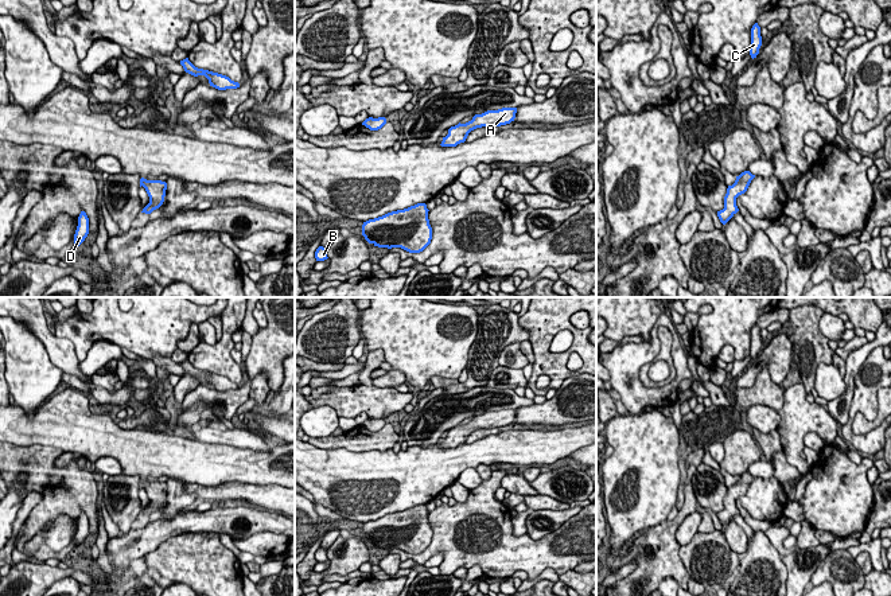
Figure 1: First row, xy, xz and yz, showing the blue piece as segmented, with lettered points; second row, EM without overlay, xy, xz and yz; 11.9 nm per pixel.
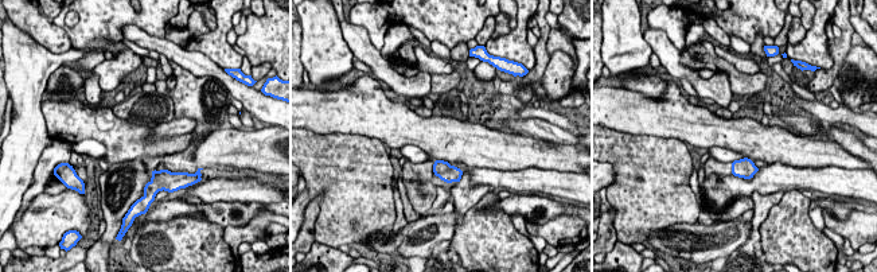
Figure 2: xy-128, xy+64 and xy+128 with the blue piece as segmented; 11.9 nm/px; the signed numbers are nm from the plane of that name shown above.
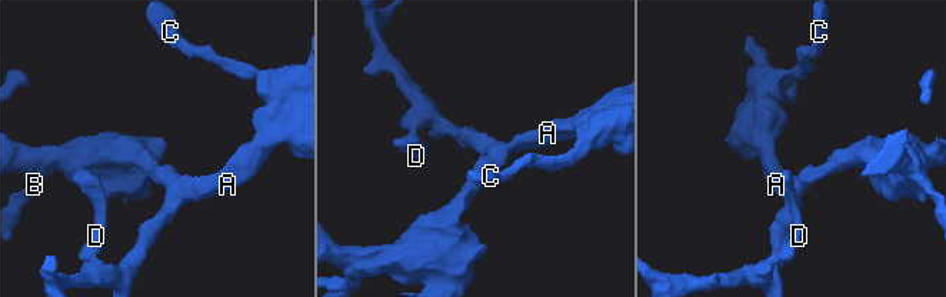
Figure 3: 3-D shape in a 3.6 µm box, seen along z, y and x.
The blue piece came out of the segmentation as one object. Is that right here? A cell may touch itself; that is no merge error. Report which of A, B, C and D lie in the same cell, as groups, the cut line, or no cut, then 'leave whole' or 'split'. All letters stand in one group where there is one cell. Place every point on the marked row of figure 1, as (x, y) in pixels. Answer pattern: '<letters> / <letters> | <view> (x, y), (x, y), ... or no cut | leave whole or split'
A B C D | no cut | leave whole

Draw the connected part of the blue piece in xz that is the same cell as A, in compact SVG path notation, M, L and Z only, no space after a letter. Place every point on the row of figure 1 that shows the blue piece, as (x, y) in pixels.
M502 108L498 110L487 110L482 114L475 114L471 121L466 124L458 124L448 129L448 135L443 137L441 147L456 147L464 143L468 133L482 126L501 126L514 121L517 108Z

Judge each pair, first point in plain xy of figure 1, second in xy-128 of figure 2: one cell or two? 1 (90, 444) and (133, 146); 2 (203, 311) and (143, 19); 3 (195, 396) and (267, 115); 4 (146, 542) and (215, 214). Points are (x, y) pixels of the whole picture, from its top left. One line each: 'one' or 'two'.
1: one
2: one
3: two
4: one

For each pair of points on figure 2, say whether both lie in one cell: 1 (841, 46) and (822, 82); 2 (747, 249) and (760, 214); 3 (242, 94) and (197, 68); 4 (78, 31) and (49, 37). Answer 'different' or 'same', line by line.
1: same
2: same
3: same
4: different

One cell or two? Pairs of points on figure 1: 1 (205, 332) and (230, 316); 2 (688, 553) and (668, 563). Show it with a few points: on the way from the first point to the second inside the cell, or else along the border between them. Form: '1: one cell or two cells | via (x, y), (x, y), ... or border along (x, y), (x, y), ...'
1: two cells | border along (218, 341), (211, 345), (203, 343)
2: two cells | border along (680, 546), (680, 559), (691, 577)

